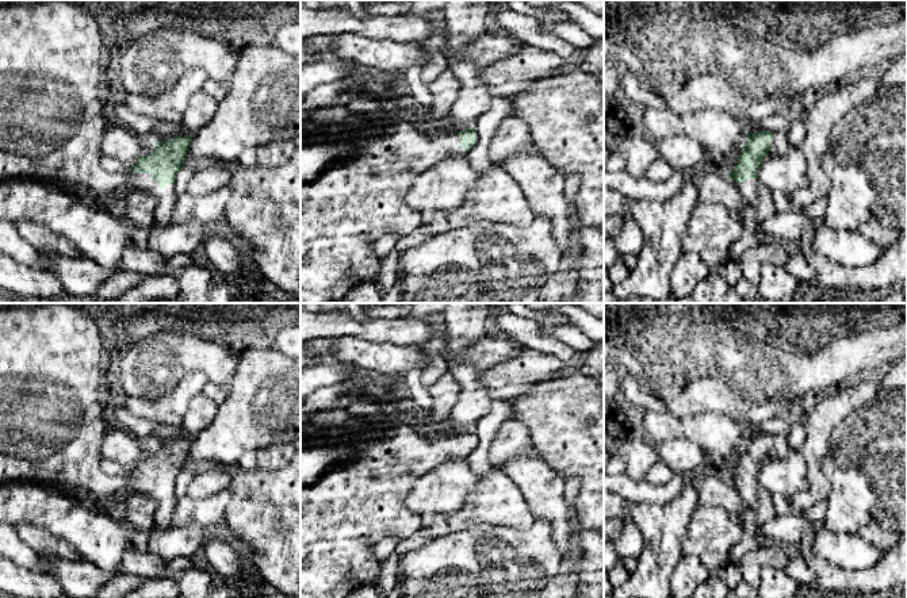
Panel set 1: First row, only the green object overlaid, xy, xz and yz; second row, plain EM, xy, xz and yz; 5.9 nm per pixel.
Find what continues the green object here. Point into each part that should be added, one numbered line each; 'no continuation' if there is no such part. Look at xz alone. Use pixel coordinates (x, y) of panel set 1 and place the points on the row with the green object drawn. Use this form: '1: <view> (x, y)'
1: xz (358, 200)

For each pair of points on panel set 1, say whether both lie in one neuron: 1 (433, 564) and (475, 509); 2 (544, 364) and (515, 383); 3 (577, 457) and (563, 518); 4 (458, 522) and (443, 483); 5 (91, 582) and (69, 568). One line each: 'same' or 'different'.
1: different
2: same
3: different
4: different
5: same

